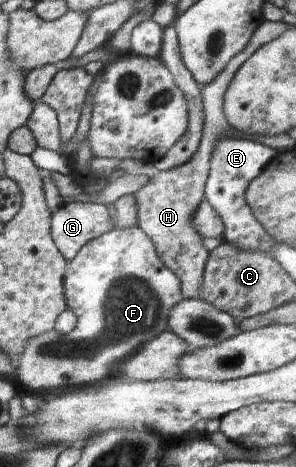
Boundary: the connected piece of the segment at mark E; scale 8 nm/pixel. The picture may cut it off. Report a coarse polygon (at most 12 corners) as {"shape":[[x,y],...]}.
{"shape":[[247,137],[221,138],[204,198],[224,240],[271,253],[245,192],[279,152]]}

